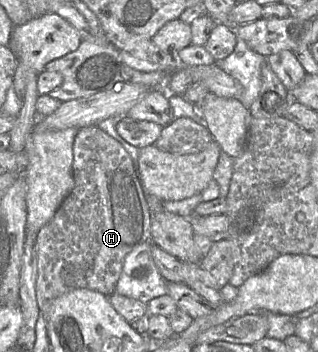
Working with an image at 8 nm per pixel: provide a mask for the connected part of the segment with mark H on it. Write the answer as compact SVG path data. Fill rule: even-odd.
M96 125L79 129L73 143L74 187L53 218L38 232L34 245L37 276L35 294L46 327L50 307L60 295L85 288L110 296L122 272L125 256L134 248L150 241L151 215L164 211L163 201L146 194L141 185L137 165L125 148Z

